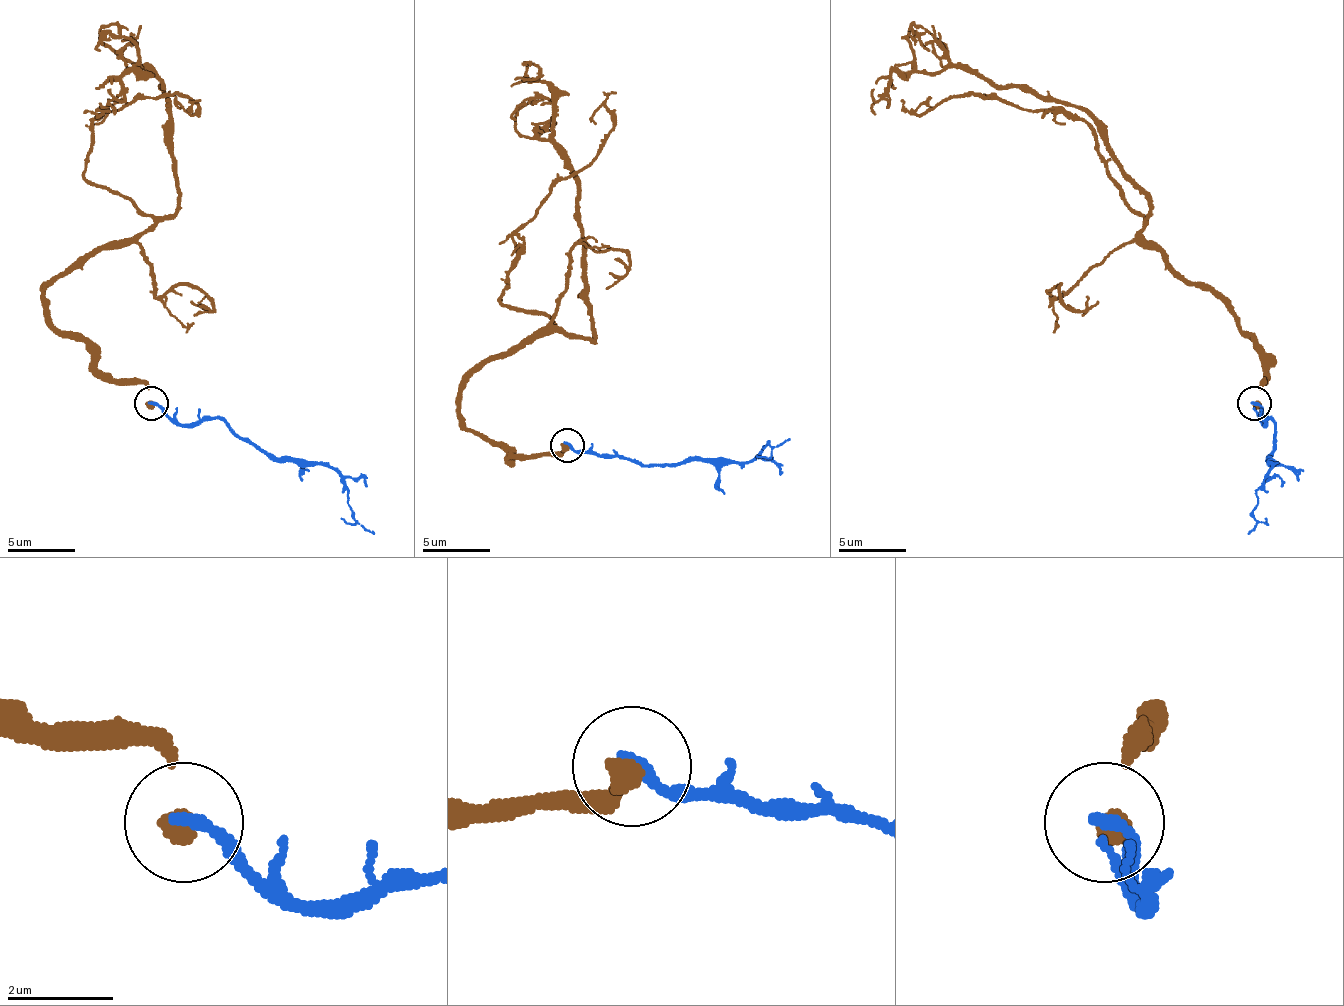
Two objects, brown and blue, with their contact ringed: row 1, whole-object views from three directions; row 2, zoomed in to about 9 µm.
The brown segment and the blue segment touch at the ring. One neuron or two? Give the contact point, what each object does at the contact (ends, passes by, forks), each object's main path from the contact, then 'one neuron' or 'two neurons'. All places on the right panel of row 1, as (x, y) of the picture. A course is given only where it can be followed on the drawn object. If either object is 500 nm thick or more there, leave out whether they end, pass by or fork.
(1254, 403) | brown ends | blue ends | brown via (1255, 403), (1265, 355), (1218, 294), (1140, 234), (1147, 193), (1079, 109), (961, 68), (890, 75), (877, 115) | blue via (1252, 403), (1275, 426), (1272, 470), (1255, 494), (1259, 521), (1265, 524), (1265, 517) | two neurons

